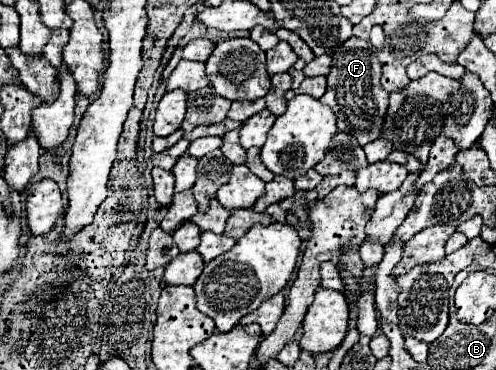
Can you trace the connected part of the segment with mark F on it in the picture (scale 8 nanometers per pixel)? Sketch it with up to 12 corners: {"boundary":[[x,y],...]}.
{"boundary":[[371,42],[335,50],[327,92],[337,128],[381,138],[389,106]]}

